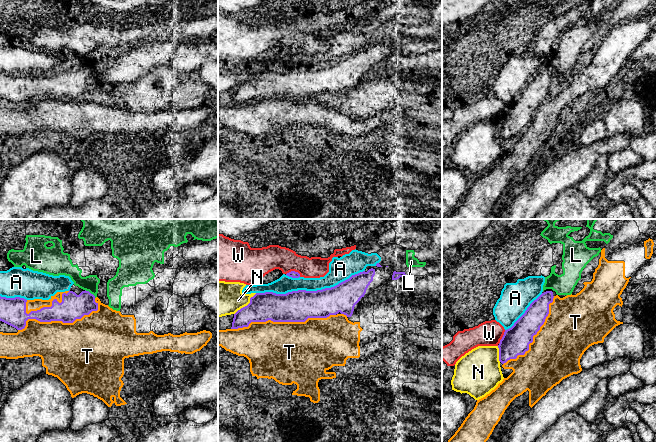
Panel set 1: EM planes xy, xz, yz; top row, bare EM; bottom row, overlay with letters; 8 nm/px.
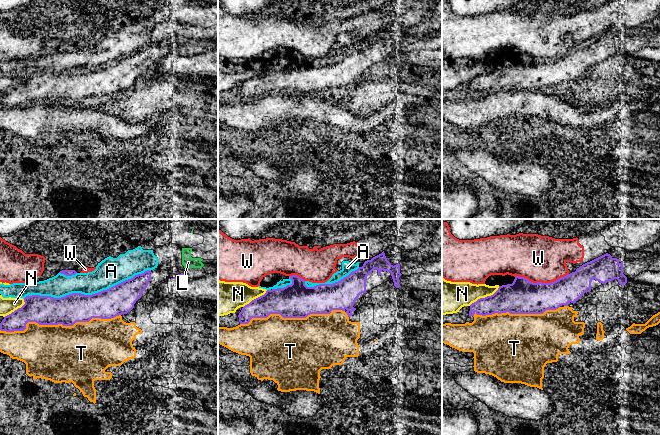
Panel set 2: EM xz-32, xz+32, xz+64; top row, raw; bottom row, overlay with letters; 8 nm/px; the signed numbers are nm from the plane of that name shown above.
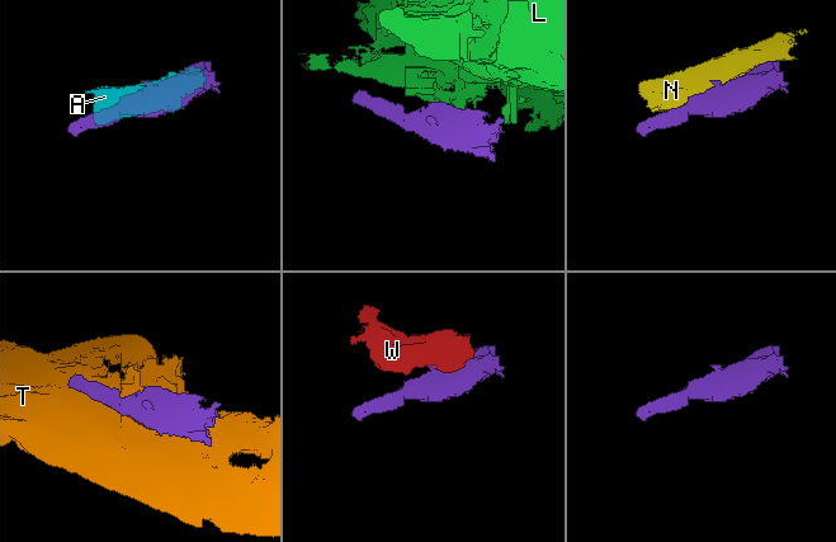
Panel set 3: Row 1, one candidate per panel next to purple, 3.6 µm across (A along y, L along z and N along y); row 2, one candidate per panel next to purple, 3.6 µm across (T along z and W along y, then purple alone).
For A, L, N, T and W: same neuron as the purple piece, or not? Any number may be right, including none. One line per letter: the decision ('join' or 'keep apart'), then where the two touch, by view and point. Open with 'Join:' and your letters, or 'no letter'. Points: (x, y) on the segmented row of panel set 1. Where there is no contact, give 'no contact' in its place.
Join: no letter
A: keep apart; contact xz (310, 291)
L: keep apart; contact xy (89, 292)
N: keep apart; contact xz (247, 305)
T: keep apart; contact xz (283, 321)
W: keep apart; contact xz (294, 271)

